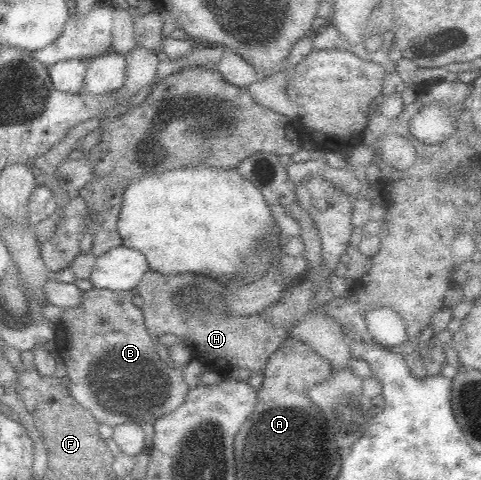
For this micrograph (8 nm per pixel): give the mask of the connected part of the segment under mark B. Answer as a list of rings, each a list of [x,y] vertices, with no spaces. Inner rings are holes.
[[[92,287],[82,292],[80,303],[74,307],[63,309],[59,321],[55,325],[55,352],[66,366],[69,377],[70,394],[76,402],[84,407],[98,424],[105,424],[112,419],[110,427],[118,427],[118,415],[124,413],[129,422],[142,425],[154,423],[175,411],[186,399],[188,385],[180,370],[174,370],[154,354],[154,339],[149,335],[144,323],[140,306],[133,302],[130,290],[107,290]]]

